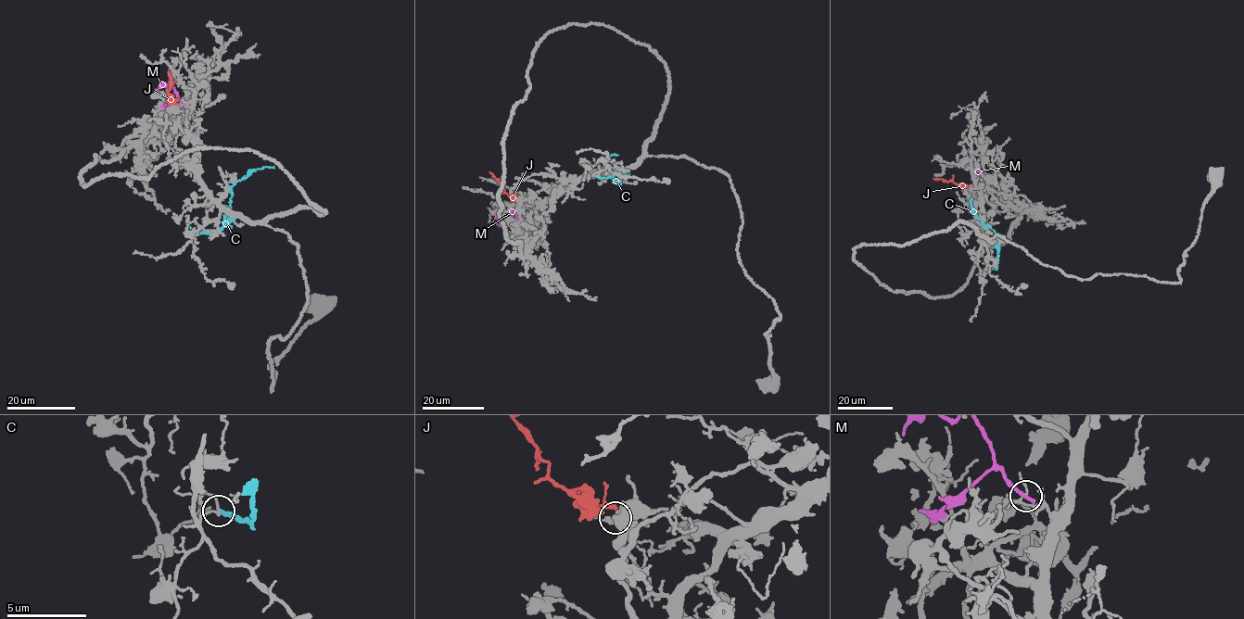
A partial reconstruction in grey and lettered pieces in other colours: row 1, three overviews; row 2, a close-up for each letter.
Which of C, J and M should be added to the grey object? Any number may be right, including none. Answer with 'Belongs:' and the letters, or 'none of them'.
Belongs: J

